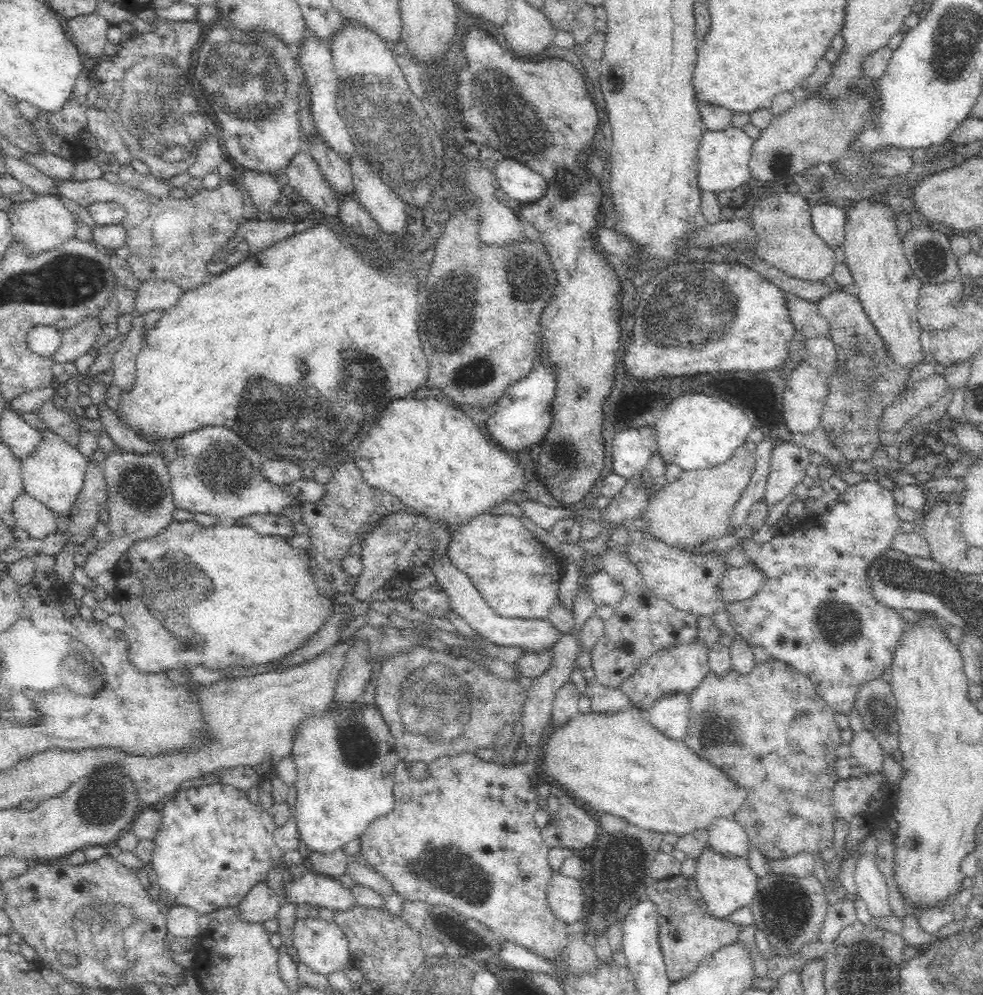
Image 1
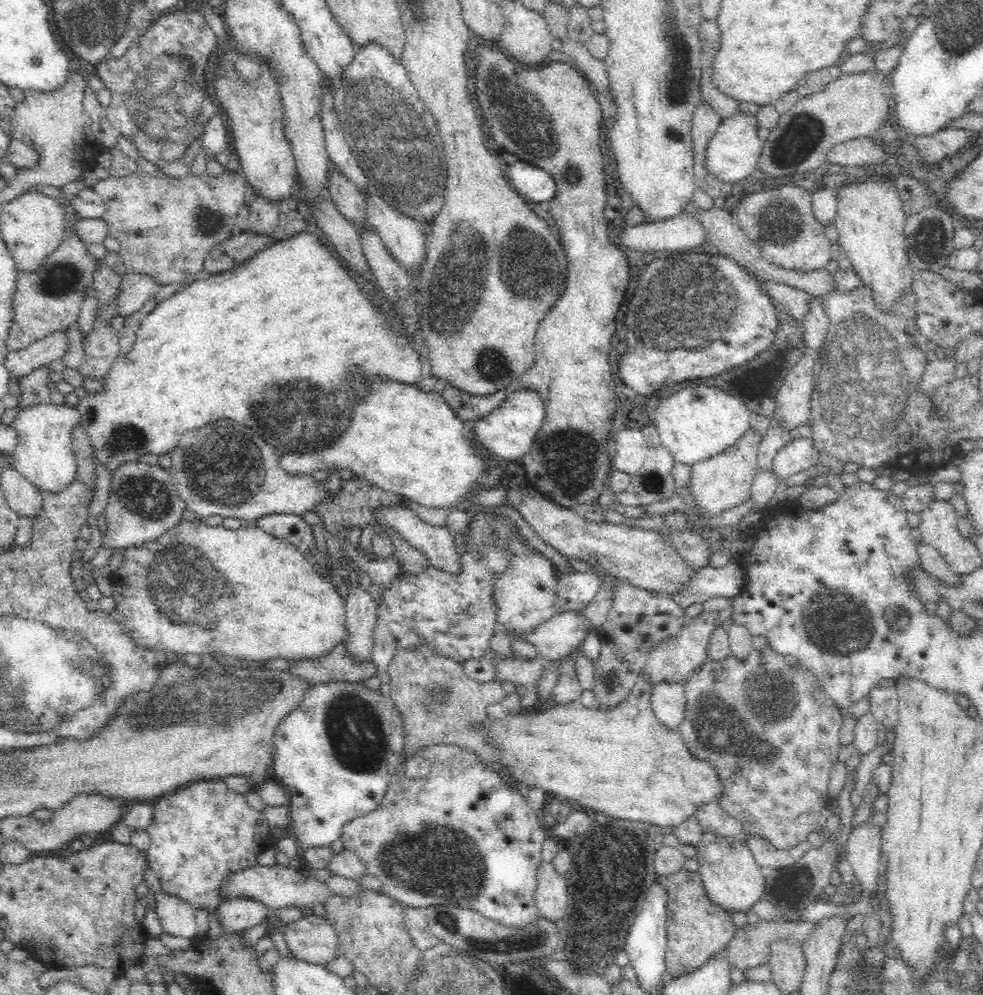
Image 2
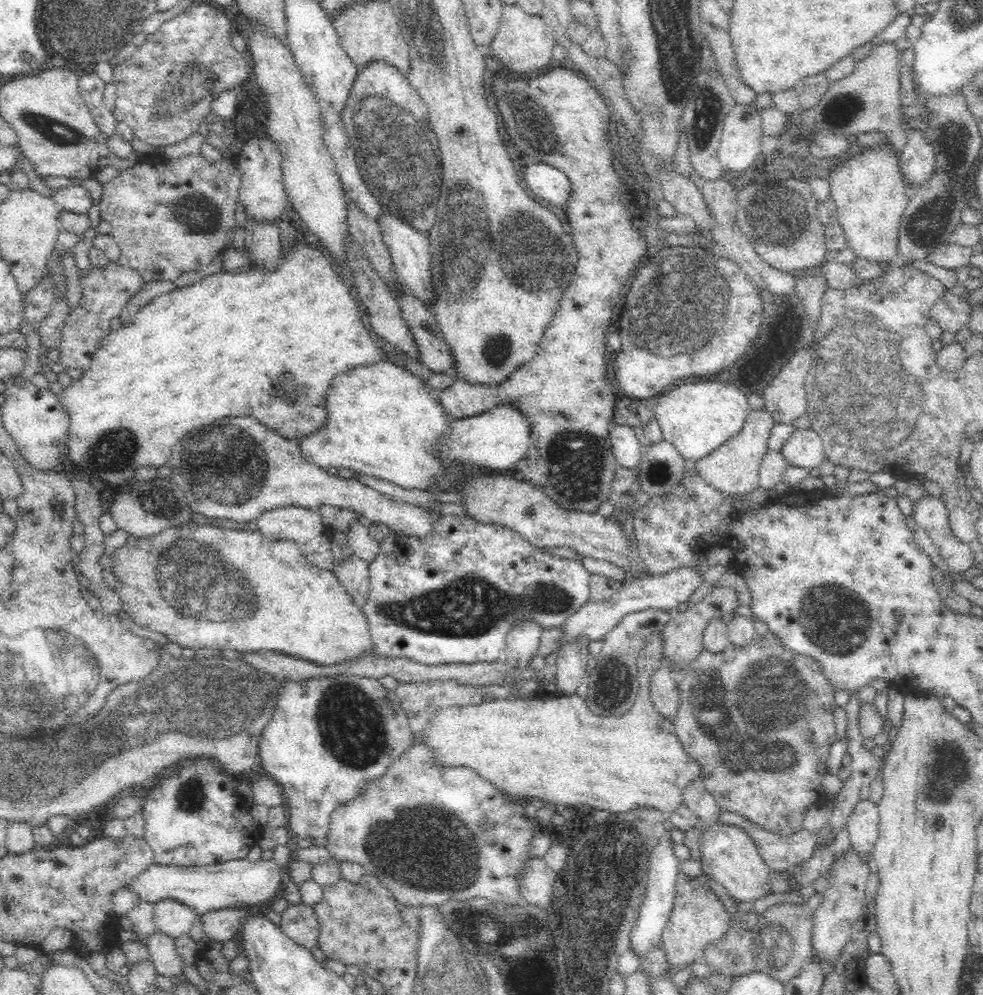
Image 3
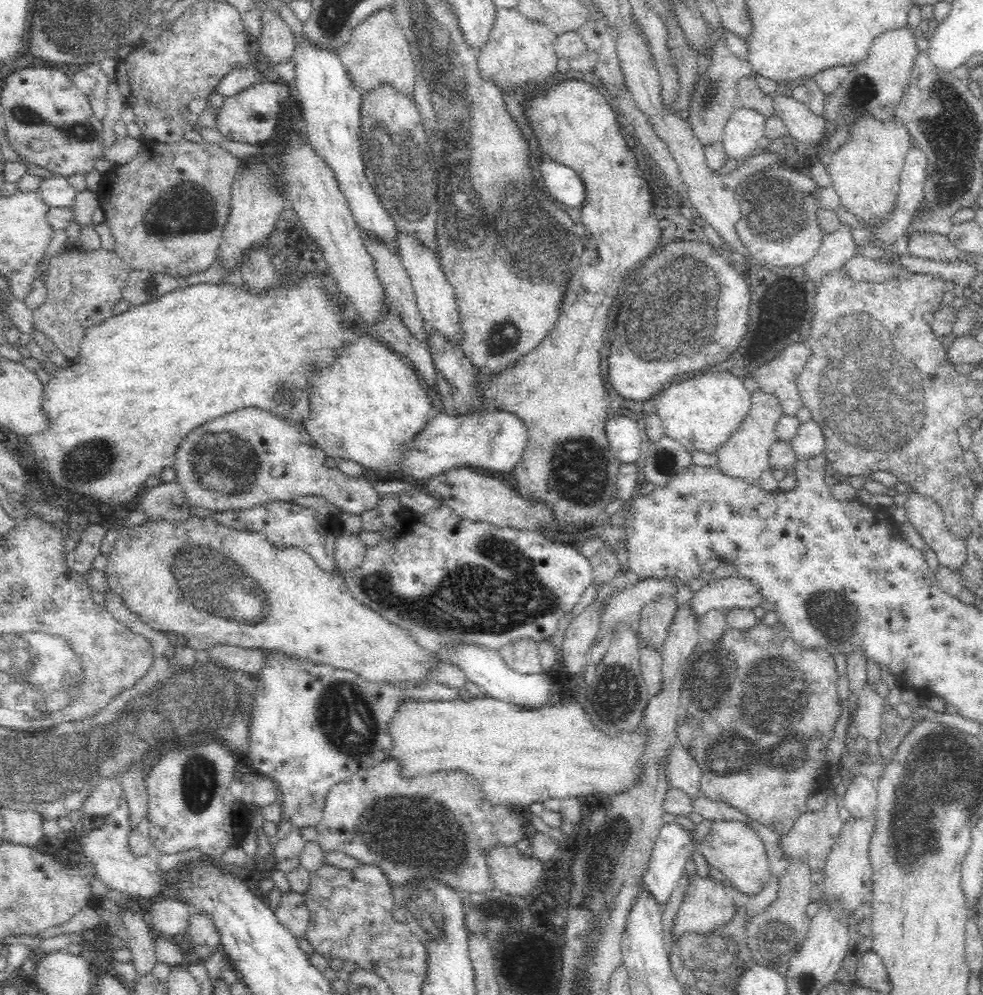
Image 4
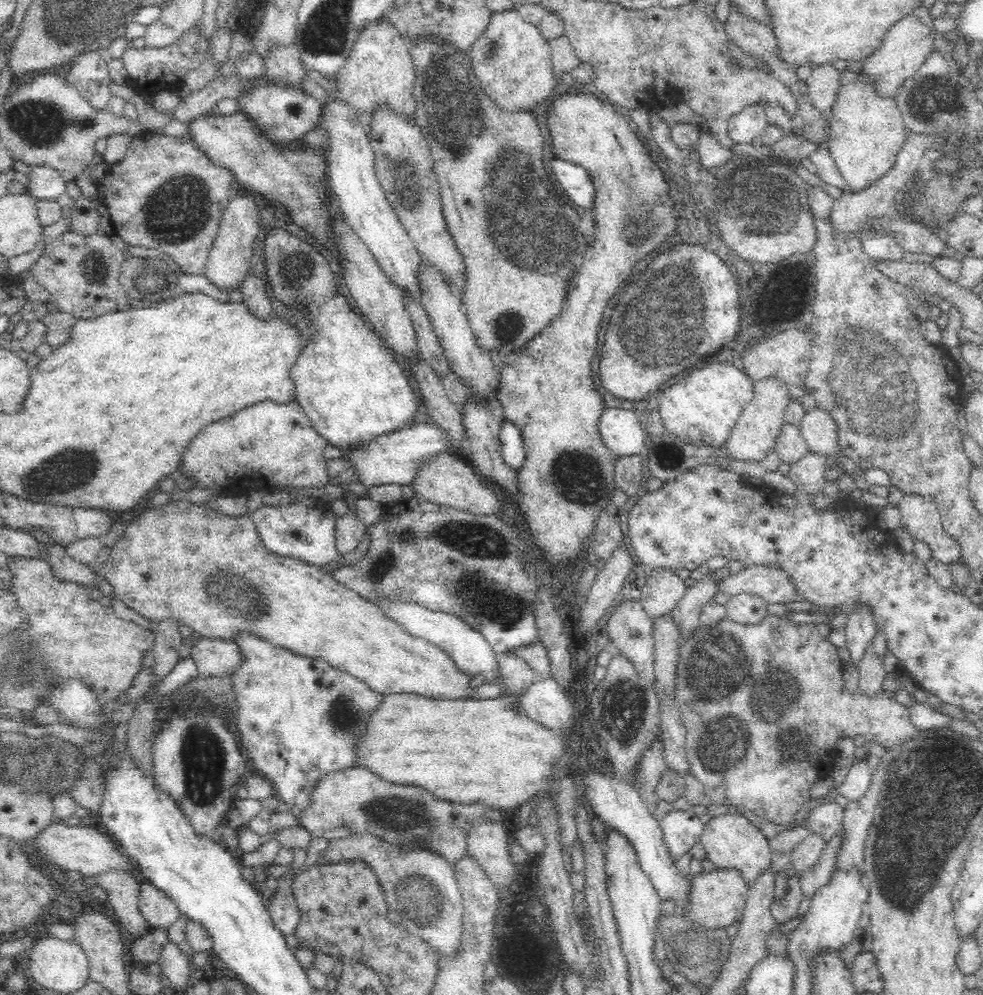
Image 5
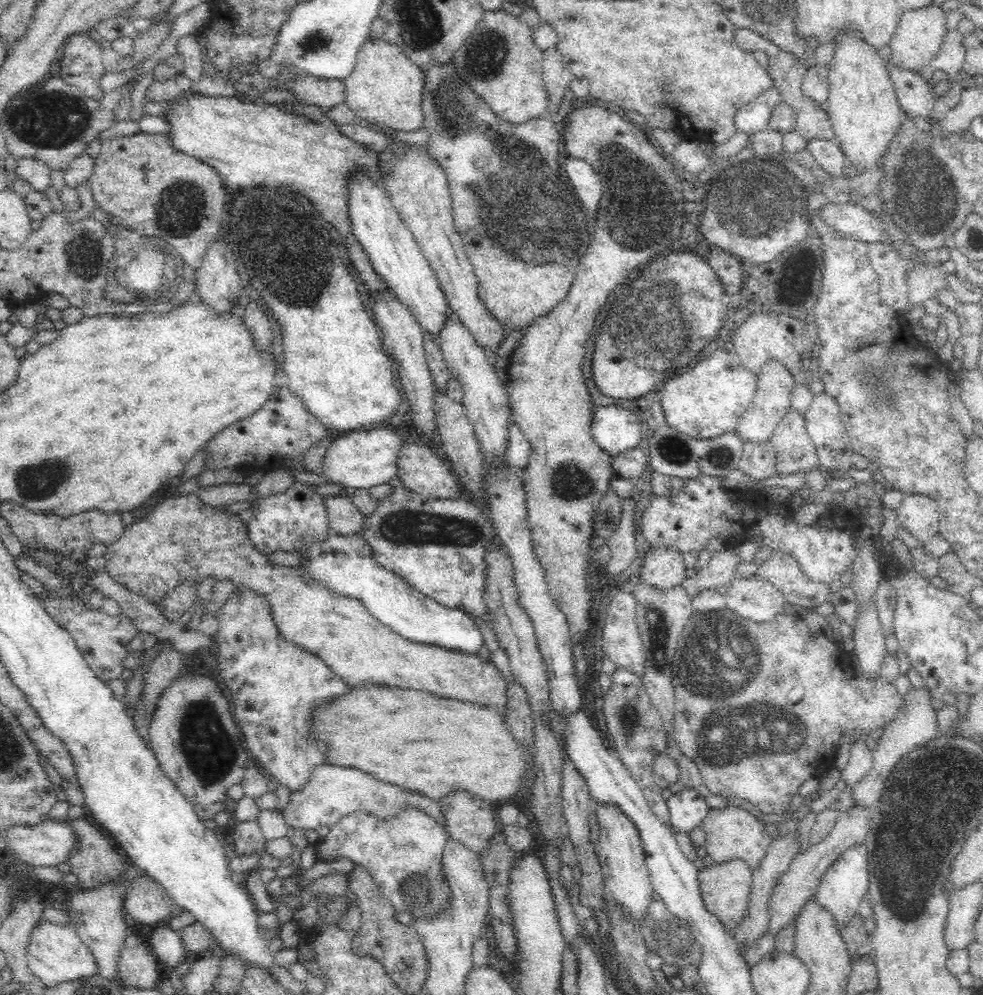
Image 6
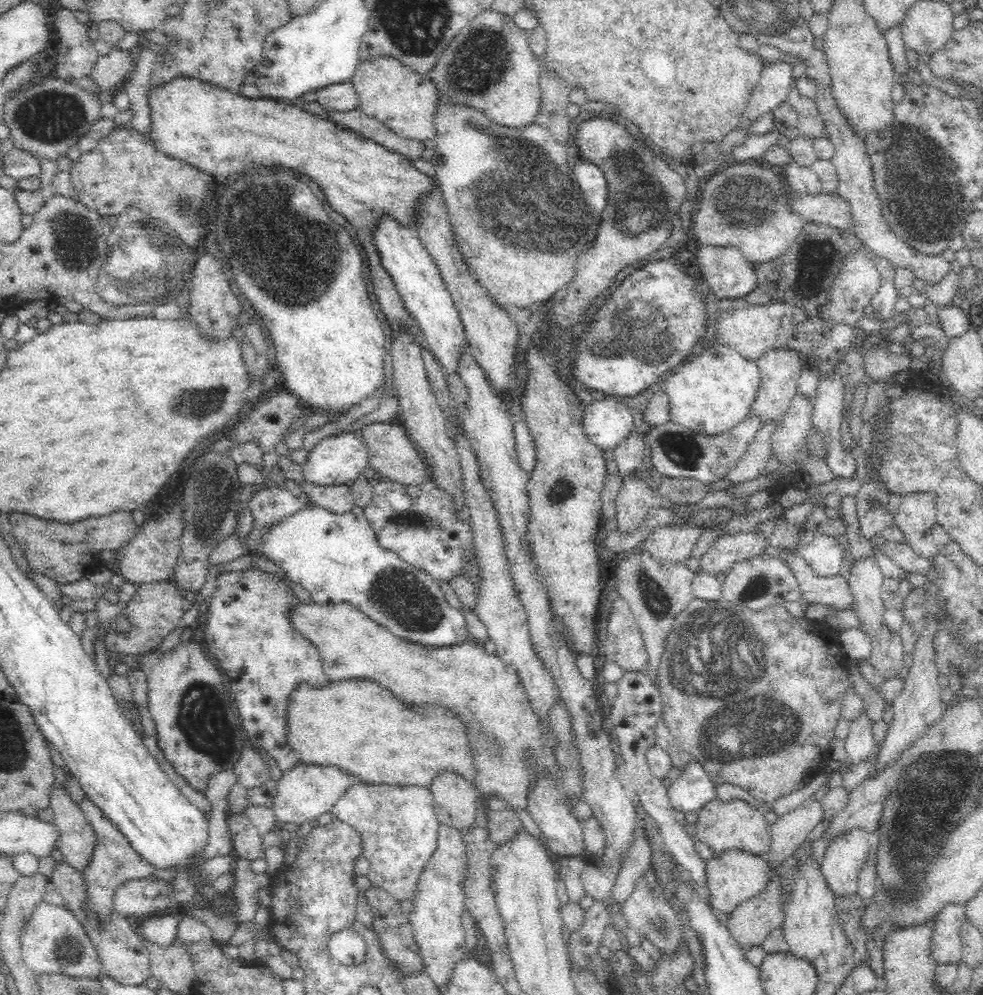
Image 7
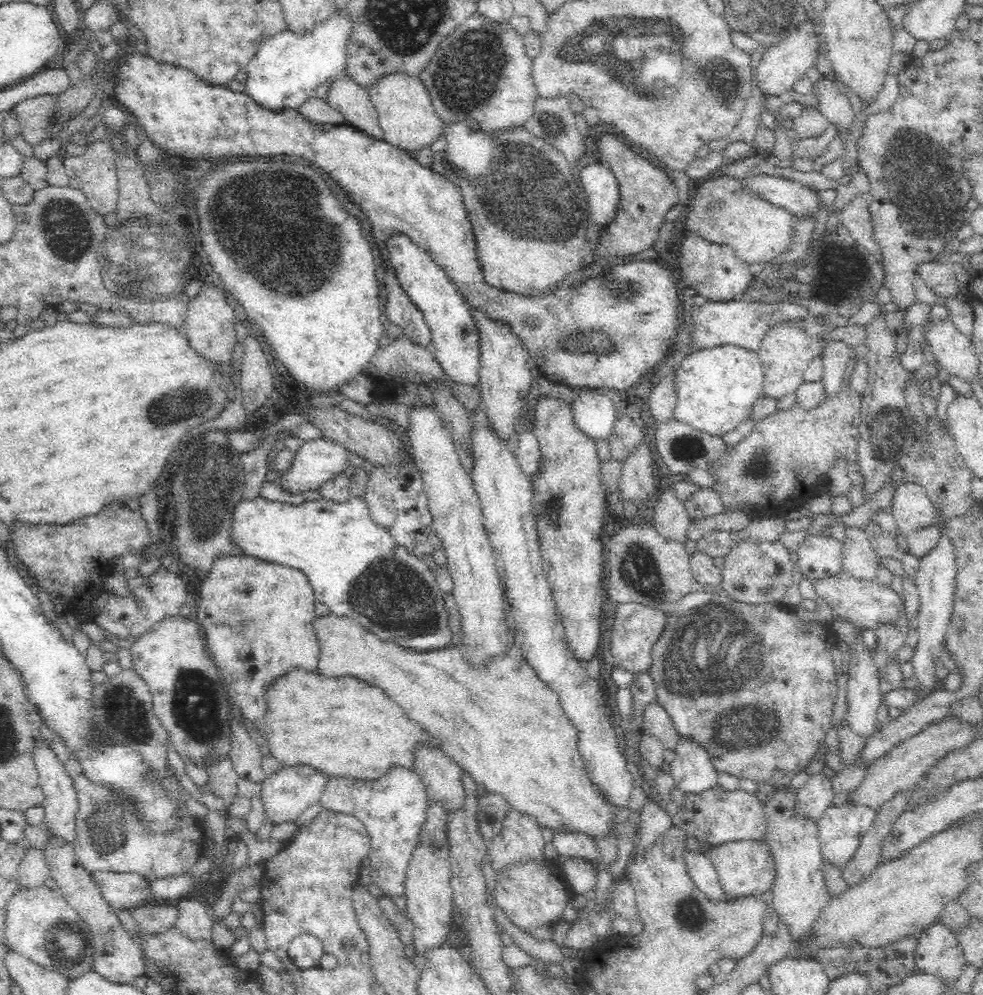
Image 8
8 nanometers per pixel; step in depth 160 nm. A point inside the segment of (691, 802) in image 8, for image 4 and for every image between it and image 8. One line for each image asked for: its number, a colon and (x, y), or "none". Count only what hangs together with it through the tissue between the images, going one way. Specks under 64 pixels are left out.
4: (732, 847)
5: (731, 840)
6: (732, 832)
7: (721, 824)

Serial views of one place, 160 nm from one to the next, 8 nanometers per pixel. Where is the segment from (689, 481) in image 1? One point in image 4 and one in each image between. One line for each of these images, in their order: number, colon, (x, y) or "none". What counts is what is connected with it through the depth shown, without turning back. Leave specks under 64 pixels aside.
2: (724, 480)
3: (734, 466)
4: (746, 453)

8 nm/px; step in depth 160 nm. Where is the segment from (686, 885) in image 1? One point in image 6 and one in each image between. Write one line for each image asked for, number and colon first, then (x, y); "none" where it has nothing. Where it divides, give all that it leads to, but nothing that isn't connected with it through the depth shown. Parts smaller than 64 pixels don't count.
2: (698, 927)
3: (698, 915)
4: (707, 904)
5: (718, 896)
6: (727, 887)

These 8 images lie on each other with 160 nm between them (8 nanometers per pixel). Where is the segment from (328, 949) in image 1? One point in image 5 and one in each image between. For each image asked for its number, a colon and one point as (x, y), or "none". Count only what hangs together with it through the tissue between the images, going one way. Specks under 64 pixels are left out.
2: (311, 937)
3: (298, 919)
4: (291, 912)
5: (283, 912)

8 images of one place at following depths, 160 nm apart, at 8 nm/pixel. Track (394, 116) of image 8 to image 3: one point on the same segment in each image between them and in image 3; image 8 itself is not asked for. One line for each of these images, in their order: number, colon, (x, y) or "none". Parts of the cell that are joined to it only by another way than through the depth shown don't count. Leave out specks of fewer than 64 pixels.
3: (368, 34)
4: (379, 54)
5: (380, 73)
6: (385, 88)
7: (406, 102)

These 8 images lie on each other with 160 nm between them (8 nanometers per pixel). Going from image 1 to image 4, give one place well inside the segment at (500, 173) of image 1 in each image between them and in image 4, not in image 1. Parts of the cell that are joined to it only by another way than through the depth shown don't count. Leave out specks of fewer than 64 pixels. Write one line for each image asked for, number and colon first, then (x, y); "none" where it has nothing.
2: (533, 182)
3: (544, 181)
4: (565, 184)

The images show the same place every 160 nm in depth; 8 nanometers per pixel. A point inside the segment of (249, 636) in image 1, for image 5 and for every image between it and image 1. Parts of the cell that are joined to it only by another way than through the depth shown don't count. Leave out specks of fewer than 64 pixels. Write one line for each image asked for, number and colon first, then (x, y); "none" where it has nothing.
2: (166, 588)
3: (188, 582)
4: (212, 583)
5: (181, 559)

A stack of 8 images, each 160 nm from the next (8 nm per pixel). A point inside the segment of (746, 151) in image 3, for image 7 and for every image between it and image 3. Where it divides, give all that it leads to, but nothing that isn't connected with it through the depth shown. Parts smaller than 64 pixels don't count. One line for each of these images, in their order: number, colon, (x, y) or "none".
4: (744, 128)
5: (752, 121)
6: (754, 116)
7: (775, 79)

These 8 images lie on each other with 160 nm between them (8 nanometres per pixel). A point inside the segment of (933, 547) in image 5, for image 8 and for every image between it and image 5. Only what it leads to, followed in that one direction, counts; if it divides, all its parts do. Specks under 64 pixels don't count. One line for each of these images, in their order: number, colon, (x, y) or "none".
6: (919, 514)
7: (916, 513)
8: (912, 508)

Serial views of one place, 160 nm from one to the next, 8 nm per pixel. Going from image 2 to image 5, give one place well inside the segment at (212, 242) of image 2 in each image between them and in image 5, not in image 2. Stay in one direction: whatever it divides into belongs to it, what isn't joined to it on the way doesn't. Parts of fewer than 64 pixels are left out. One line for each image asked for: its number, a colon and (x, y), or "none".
3: (170, 215)
4: (167, 207)
5: (164, 194)

